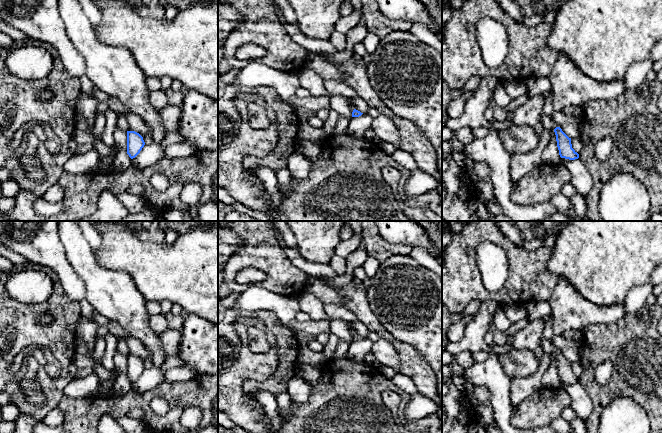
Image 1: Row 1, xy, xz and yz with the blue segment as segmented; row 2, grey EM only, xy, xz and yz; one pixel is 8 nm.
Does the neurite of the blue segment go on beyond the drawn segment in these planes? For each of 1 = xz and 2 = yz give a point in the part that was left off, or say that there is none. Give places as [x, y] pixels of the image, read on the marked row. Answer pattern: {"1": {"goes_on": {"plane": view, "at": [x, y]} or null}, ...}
{"1": {"goes_on": null}, "2": {"goes_on": null}}

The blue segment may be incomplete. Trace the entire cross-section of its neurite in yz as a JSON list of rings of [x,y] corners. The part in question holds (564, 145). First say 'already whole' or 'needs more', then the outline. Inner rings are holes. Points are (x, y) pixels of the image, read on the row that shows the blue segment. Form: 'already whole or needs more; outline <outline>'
already whole; outline [[[556,127],[554,132],[560,157],[569,160],[578,159],[579,154],[572,148],[571,138],[569,138],[560,127]]]

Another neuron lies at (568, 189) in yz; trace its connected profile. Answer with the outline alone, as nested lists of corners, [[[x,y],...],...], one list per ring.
[[[567,182],[562,186],[561,193],[570,199],[576,193],[576,189],[571,182]]]

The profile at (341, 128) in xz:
[[[339,116],[339,119],[338,119],[338,122],[337,122],[337,125],[336,125],[333,135],[339,136],[339,135],[347,134],[347,127],[350,123],[350,120],[351,119],[346,118],[344,116]]]

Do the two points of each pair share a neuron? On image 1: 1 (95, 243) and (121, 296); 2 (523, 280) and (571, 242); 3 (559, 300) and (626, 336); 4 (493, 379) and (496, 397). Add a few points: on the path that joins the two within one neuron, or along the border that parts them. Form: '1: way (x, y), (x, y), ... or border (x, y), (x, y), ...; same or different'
1: border (81, 231), (84, 239), (94, 252); different
2: border (552, 248), (548, 269), (556, 277); different
3: border (623, 317), (612, 323), (590, 323), (584, 328); different
4: way (496, 383), (496, 393); same

